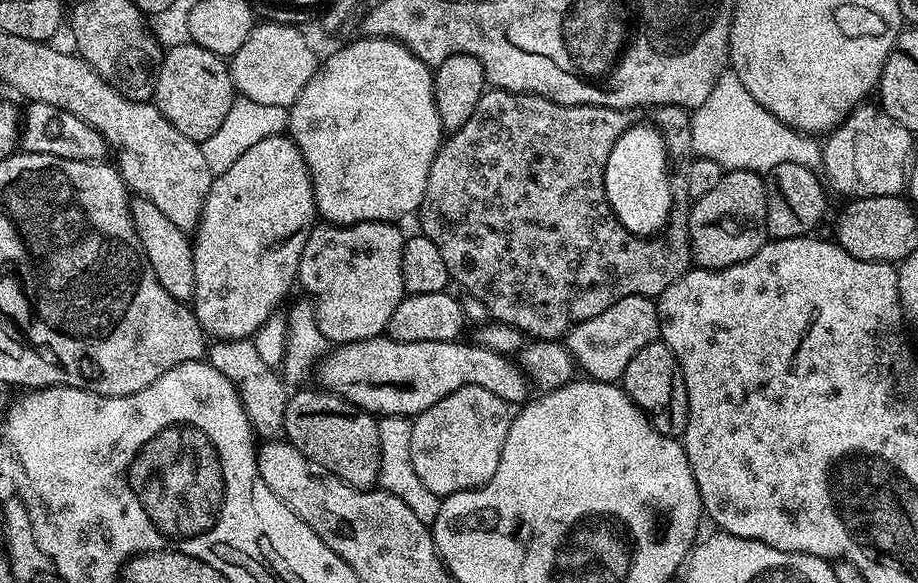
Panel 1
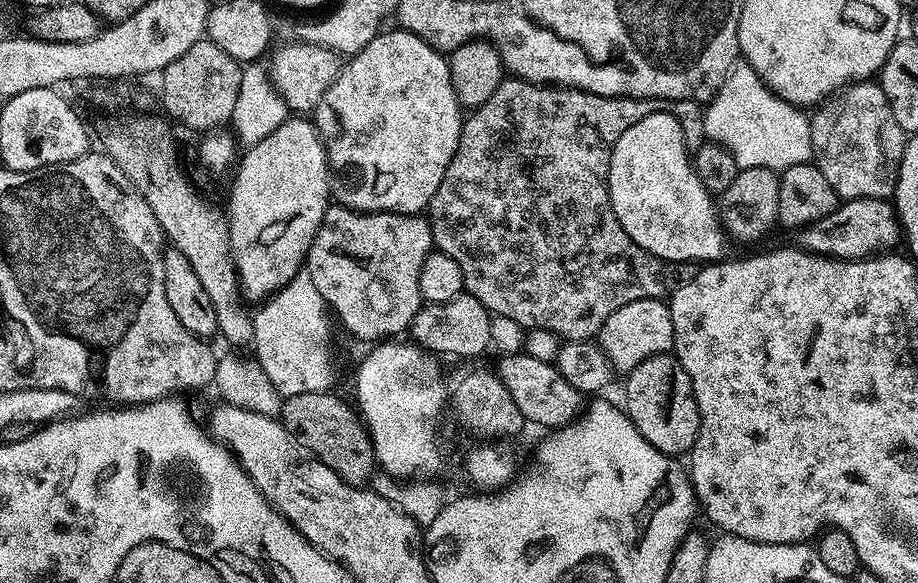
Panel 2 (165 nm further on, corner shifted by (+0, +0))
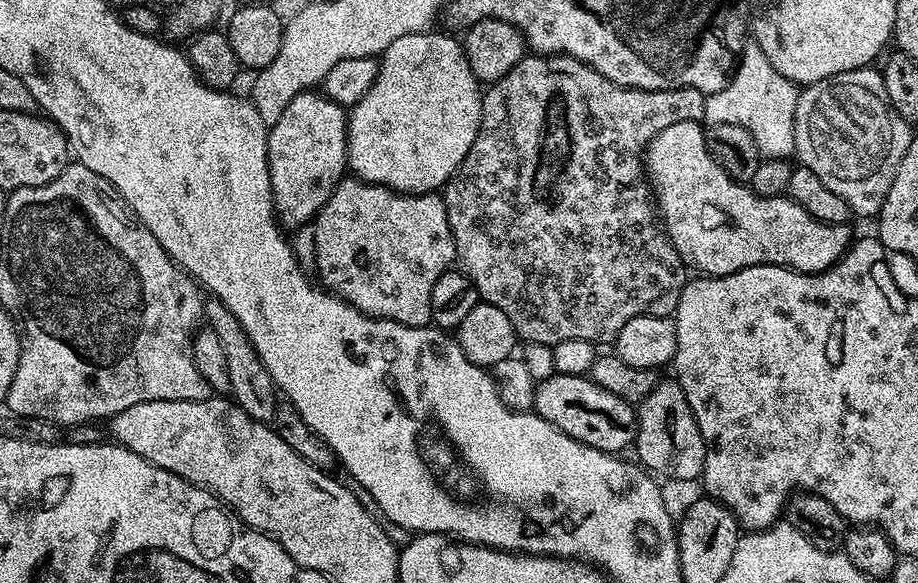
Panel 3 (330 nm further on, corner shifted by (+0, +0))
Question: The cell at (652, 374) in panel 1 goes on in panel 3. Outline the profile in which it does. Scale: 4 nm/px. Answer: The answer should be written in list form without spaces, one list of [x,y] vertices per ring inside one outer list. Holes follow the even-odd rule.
[[[672,378],[661,379],[638,406],[636,423],[634,449],[640,455],[639,463],[649,473],[669,476],[672,480],[699,481],[703,477],[706,446],[680,383]]]

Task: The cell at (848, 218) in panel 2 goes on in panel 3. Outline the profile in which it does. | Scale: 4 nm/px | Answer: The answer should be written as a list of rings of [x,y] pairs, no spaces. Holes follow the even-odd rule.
[[[694,120],[690,122],[674,122],[674,126],[666,126],[666,130],[662,130],[662,134],[655,136],[648,144],[646,149],[646,175],[654,193],[658,219],[664,232],[668,235],[668,241],[672,243],[674,250],[684,259],[685,265],[689,269],[697,268],[695,270],[697,273],[706,276],[734,274],[738,270],[758,266],[759,264],[779,264],[781,268],[794,268],[797,272],[825,272],[828,267],[843,257],[854,240],[854,235],[852,236],[851,227],[848,224],[827,224],[810,214],[806,214],[806,210],[802,210],[802,206],[795,204],[787,195],[759,196],[757,192],[752,191],[747,183],[737,182],[734,178],[730,178],[730,174],[726,174],[726,170],[722,170],[720,163],[708,153],[708,147],[704,141],[704,128]]]

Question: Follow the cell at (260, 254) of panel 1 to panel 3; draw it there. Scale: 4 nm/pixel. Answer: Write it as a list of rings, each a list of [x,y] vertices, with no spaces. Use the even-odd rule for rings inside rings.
[[[316,90],[299,92],[268,134],[268,173],[279,223],[295,230],[309,223],[346,176],[348,118],[345,109]]]

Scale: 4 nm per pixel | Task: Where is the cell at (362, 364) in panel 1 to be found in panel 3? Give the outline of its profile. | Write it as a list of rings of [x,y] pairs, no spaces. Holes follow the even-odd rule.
[[[553,374],[539,381],[532,406],[536,415],[550,422],[550,426],[600,452],[623,453],[623,448],[627,444],[629,447],[636,439],[637,409],[618,398],[618,394],[602,390],[602,386],[595,384],[588,376]]]

